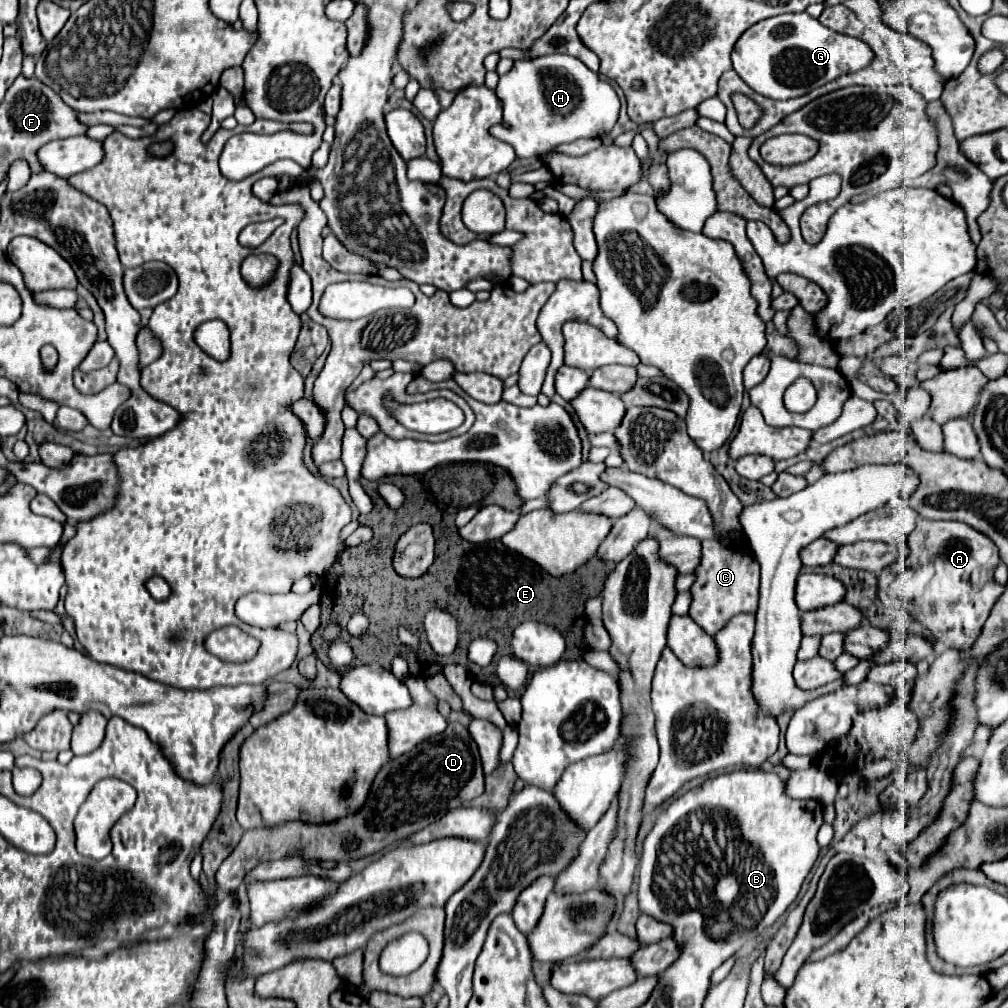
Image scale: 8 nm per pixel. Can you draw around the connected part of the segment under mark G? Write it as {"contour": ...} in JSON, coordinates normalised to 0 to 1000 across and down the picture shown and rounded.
{"contour":[[[800,11],[798,13],[782,13],[782,15],[770,15],[764,17],[762,21],[754,21],[754,25],[746,25],[746,29],[742,29],[742,33],[738,33],[734,37],[734,41],[730,41],[730,49],[726,51],[726,63],[728,63],[728,70],[754,94],[764,96],[764,98],[786,98],[786,96],[794,96],[798,92],[804,92],[808,86],[815,86],[819,82],[823,82],[825,78],[839,74],[839,72],[847,72],[853,70],[857,66],[861,66],[867,59],[865,49],[843,35],[835,35],[829,33],[821,27],[817,27],[813,21],[806,19]]]}

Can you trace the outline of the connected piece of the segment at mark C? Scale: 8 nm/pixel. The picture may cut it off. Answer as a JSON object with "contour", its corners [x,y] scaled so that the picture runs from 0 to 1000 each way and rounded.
{"contour":[[[696,537],[698,557],[690,564],[690,580],[687,580],[687,604],[685,612],[700,624],[700,628],[710,630],[728,610],[750,608],[752,600],[752,576],[754,561],[748,559],[748,551],[738,541],[718,541],[716,537]]]}

